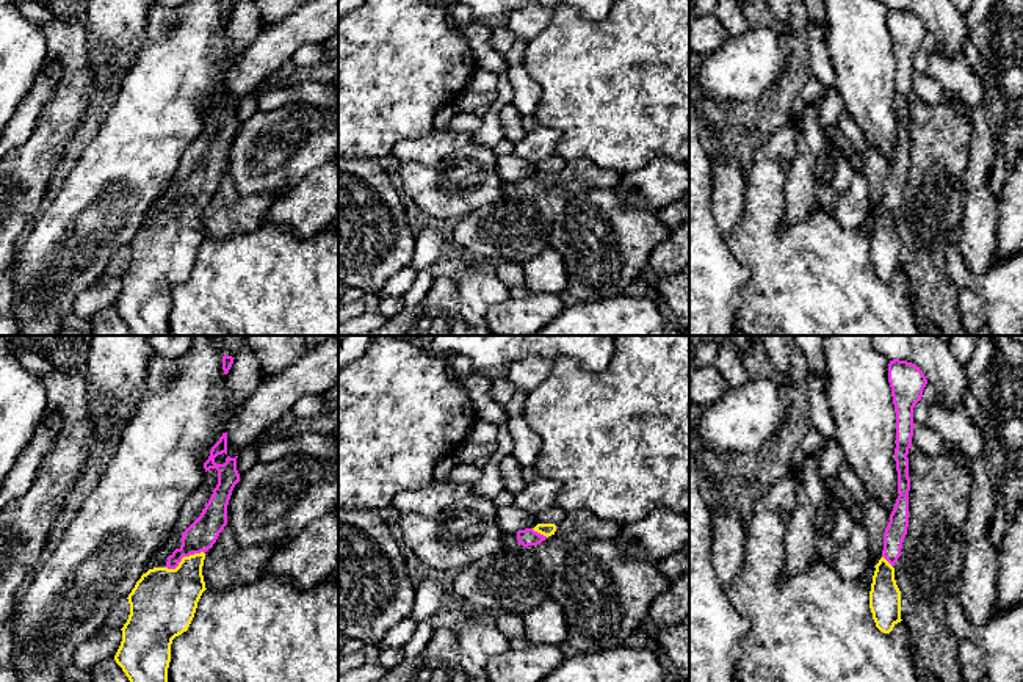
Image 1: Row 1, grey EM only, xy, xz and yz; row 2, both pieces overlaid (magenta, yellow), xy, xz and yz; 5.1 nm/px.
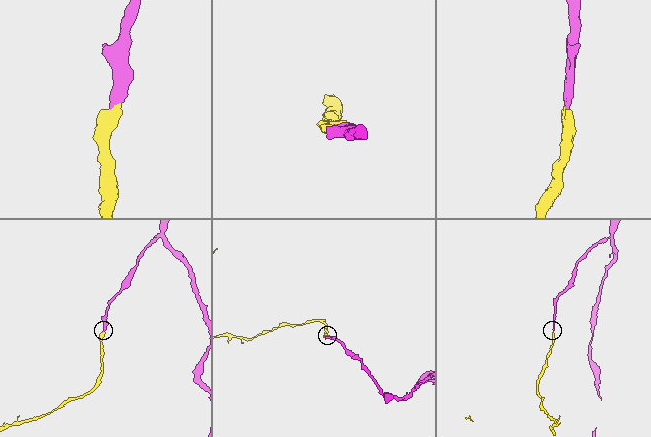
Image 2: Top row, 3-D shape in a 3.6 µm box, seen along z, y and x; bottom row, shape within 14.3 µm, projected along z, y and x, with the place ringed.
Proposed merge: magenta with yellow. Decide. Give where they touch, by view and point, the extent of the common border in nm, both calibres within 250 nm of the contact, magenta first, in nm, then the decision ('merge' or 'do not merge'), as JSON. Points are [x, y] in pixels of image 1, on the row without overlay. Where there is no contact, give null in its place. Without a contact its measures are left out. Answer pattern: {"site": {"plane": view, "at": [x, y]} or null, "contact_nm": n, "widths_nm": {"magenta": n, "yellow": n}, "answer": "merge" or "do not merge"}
{"site": {"plane": "xy", "at": [184, 204]}, "contact_nm": 220, "widths_nm": {"magenta": 160, "yellow": 320}, "answer": "merge"}

